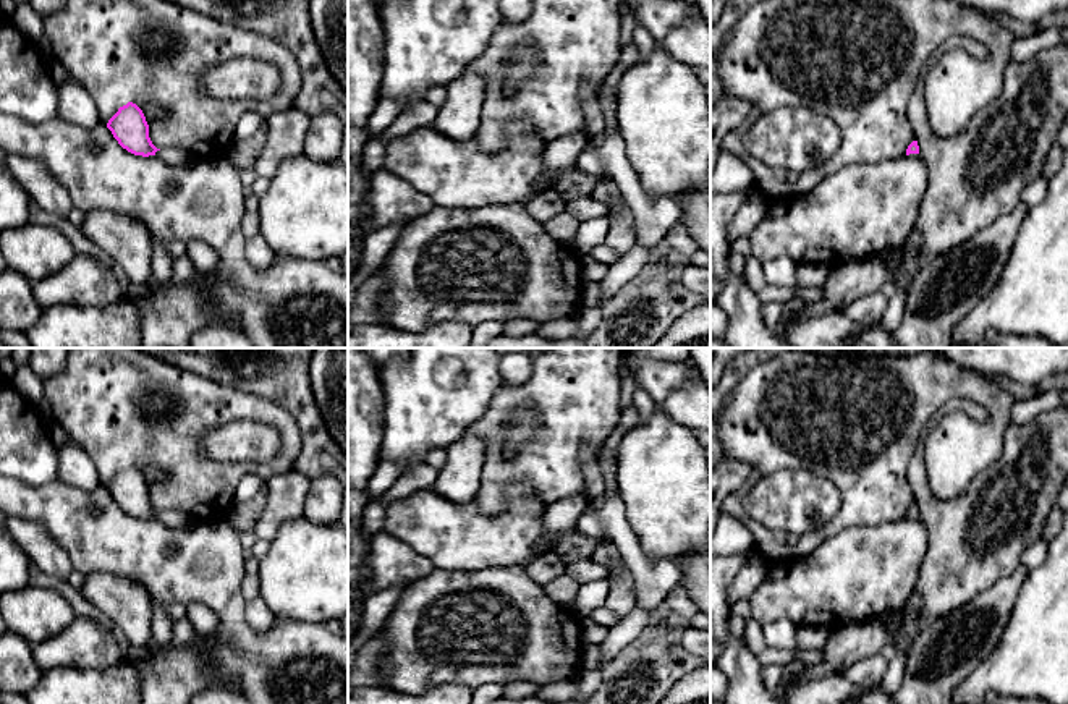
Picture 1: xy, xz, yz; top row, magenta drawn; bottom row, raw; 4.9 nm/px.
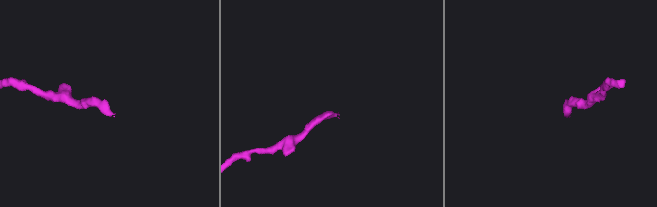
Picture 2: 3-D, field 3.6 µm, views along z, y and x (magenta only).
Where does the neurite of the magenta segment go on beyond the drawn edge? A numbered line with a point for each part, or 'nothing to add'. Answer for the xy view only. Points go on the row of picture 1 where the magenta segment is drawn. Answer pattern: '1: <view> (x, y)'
1: xy (172, 156)

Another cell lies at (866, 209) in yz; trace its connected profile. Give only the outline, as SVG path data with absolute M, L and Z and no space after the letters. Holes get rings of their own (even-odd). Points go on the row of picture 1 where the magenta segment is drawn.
M921 157L843 167L785 214L765 214L749 235L751 252L761 264L786 256L835 269L905 246L927 184Z

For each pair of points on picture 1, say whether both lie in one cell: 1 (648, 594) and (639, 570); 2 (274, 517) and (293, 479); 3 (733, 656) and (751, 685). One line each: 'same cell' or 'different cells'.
1: same cell
2: same cell
3: same cell

